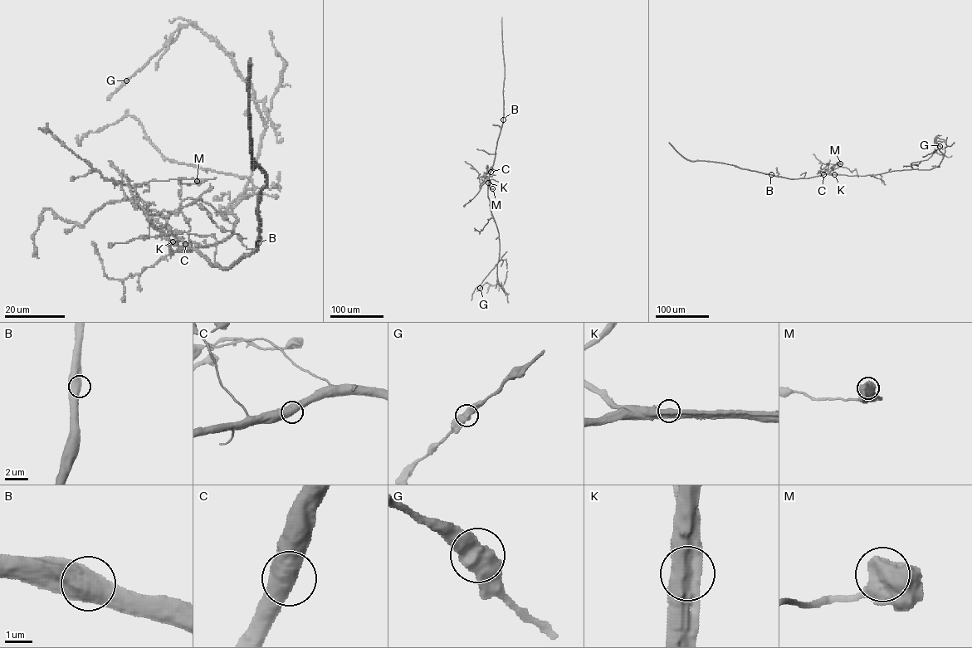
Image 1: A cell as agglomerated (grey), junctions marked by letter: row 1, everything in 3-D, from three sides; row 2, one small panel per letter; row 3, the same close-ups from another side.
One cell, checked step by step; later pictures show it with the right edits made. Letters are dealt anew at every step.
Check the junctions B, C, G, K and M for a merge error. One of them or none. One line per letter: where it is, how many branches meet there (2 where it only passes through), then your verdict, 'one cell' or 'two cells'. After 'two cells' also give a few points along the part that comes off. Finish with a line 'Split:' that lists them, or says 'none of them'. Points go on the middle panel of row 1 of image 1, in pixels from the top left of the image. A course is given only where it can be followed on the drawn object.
B: at (503, 119); 2 branches meet; one cell
C: at (490, 172); 2 branches meet; one cell
G: at (480, 288); 2 branches meet; one cell
K: at (488, 182); 2 branches meet; two cells; foreign part runs (488, 182), (484, 175), (481, 177), (495, 174)
M: at (492, 188); 2 branches meet; one cell
Split: K

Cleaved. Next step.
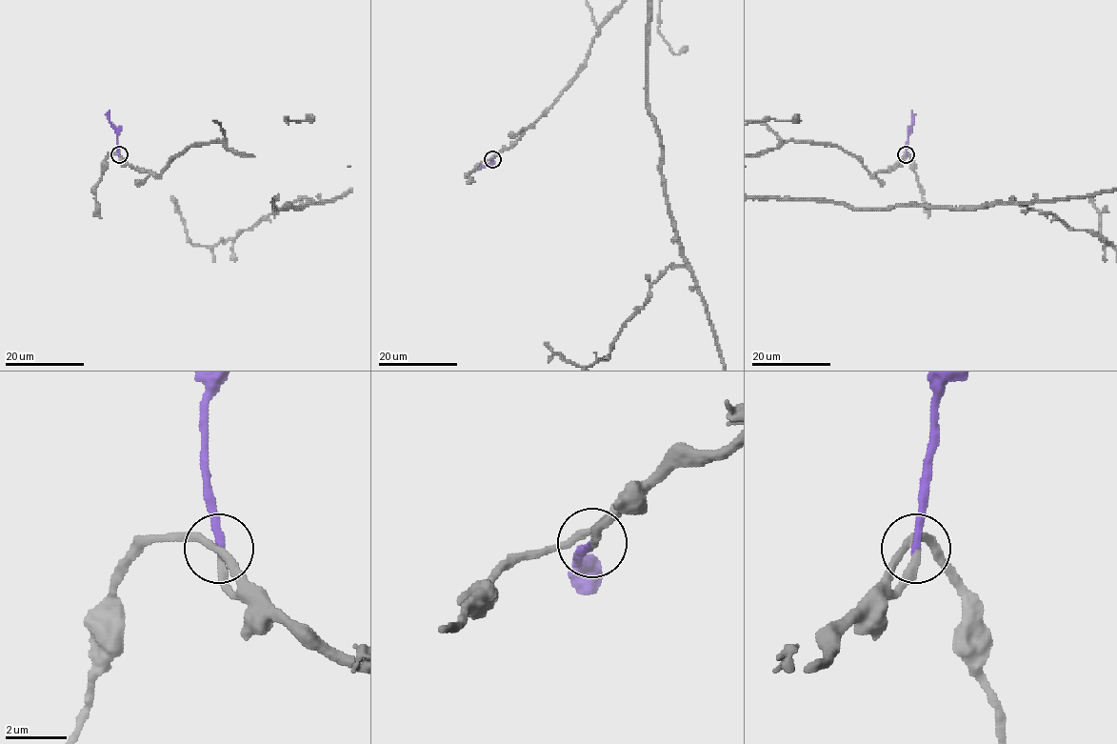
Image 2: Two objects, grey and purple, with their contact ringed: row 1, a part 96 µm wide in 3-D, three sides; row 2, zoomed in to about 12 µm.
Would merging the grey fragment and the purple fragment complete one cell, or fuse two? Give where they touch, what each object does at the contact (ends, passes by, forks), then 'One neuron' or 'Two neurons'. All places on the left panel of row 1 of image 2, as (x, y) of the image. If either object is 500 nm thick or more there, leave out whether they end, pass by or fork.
Place: (119, 154). At the ring grey ends. At the ring purple ends. One neuron

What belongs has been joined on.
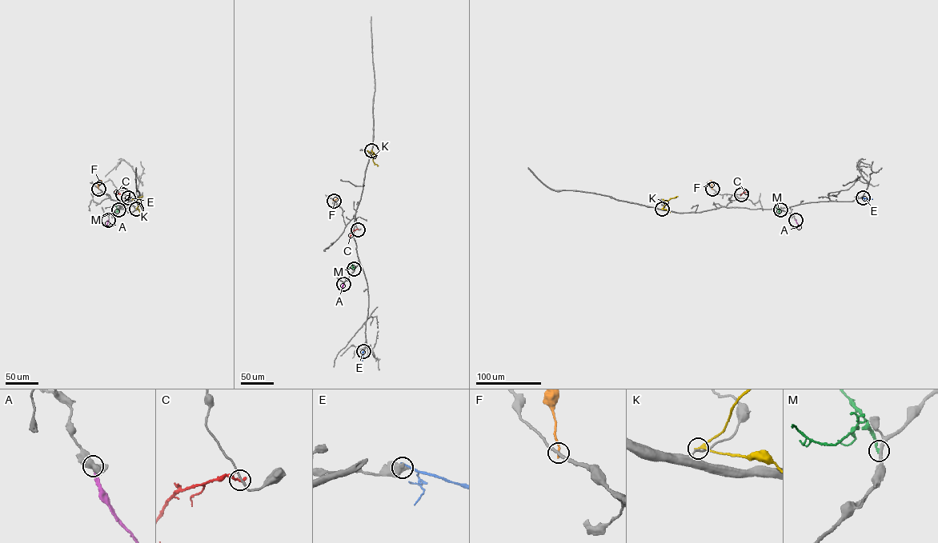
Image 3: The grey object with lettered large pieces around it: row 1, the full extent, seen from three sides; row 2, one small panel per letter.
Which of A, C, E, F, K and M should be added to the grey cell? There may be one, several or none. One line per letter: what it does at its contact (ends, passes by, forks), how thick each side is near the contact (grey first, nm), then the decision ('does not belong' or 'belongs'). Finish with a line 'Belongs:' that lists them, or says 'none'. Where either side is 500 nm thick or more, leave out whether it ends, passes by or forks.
A: calibres 550 and 360 nm; does not belong
C: it passes by; calibres 170 and 180 nm; does not belong
E: it ends; calibres 480 and 240 nm; does not belong
F: it ends; calibres 280 and 220 nm; does not belong
K: it passes by; calibres 140 and 200 nm; does not belong
M: it ends; calibres 280 and 200 nm; does not belong
Belongs: none

